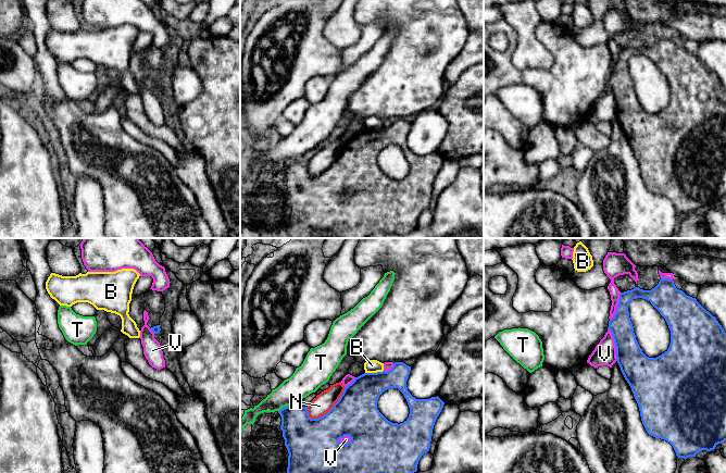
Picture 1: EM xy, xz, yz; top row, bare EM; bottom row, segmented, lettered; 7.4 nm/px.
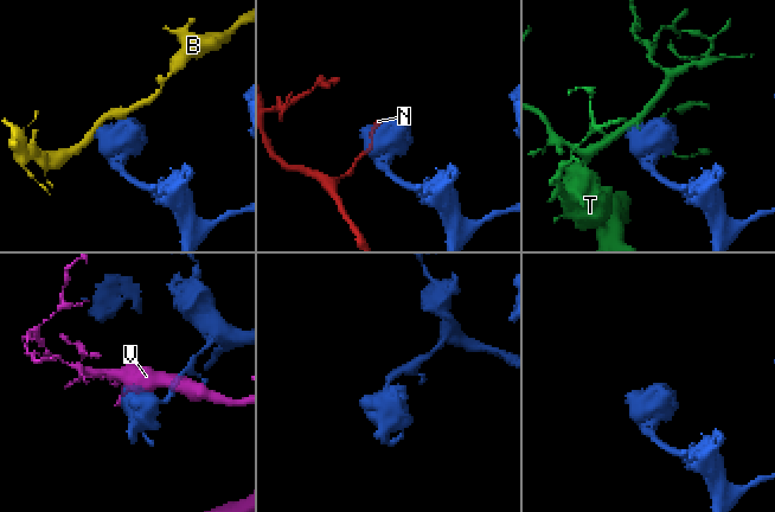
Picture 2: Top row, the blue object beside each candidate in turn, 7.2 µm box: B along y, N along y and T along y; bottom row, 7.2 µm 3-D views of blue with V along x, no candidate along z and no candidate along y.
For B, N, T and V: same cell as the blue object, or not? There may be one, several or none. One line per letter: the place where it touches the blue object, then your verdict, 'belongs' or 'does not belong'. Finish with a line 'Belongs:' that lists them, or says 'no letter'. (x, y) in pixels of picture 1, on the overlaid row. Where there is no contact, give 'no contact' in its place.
B: contact xz (374, 373); does not belong
N: contact xz (330, 409); does not belong
T: contact xz (285, 407); does not belong
V: contact yz (615, 345); does not belong
Belongs: no letter

